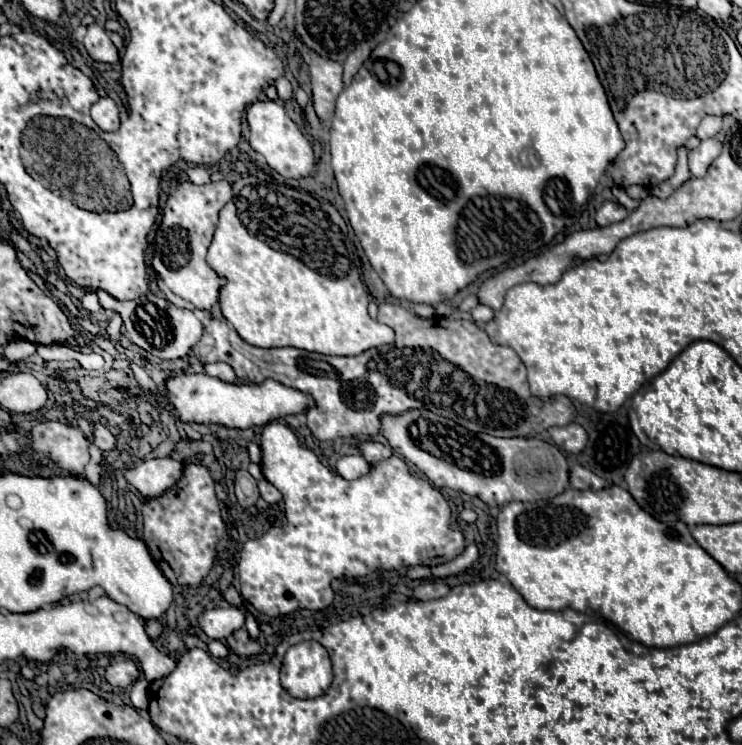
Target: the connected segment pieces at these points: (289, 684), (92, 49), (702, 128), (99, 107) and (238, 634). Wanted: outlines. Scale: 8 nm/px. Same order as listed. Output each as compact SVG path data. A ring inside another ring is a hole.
M309 640L289 647L281 665L281 687L297 699L315 699L327 693L333 665L327 649Z
M97 23L87 27L87 35L85 35L85 49L87 53L101 63L109 63L115 65L119 63L119 55L117 55L117 47L111 43L107 31L103 27L99 27Z
M705 117L699 127L697 127L697 137L699 139L709 139L711 135L717 135L721 129L721 117Z
M101 97L91 107L91 117L103 131L117 131L119 129L119 109L111 97Z
M237 629L235 633L231 633L227 639L225 639L229 651L237 653L237 655L243 655L243 657L253 657L253 655L259 655L263 649L257 641L253 641L247 633L247 629Z

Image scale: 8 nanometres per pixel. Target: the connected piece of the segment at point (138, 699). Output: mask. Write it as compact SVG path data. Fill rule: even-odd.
M143 677L133 683L133 687L131 687L131 703L133 703L133 707L147 709L147 689L149 689L149 683Z

